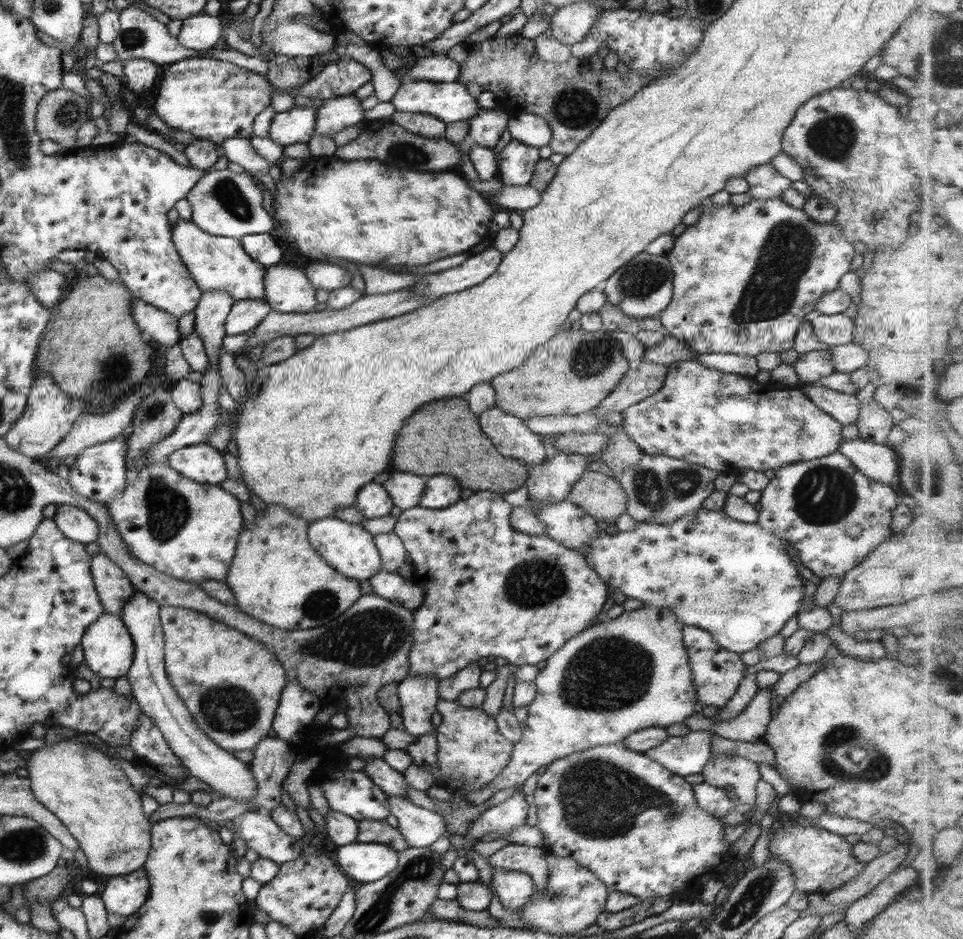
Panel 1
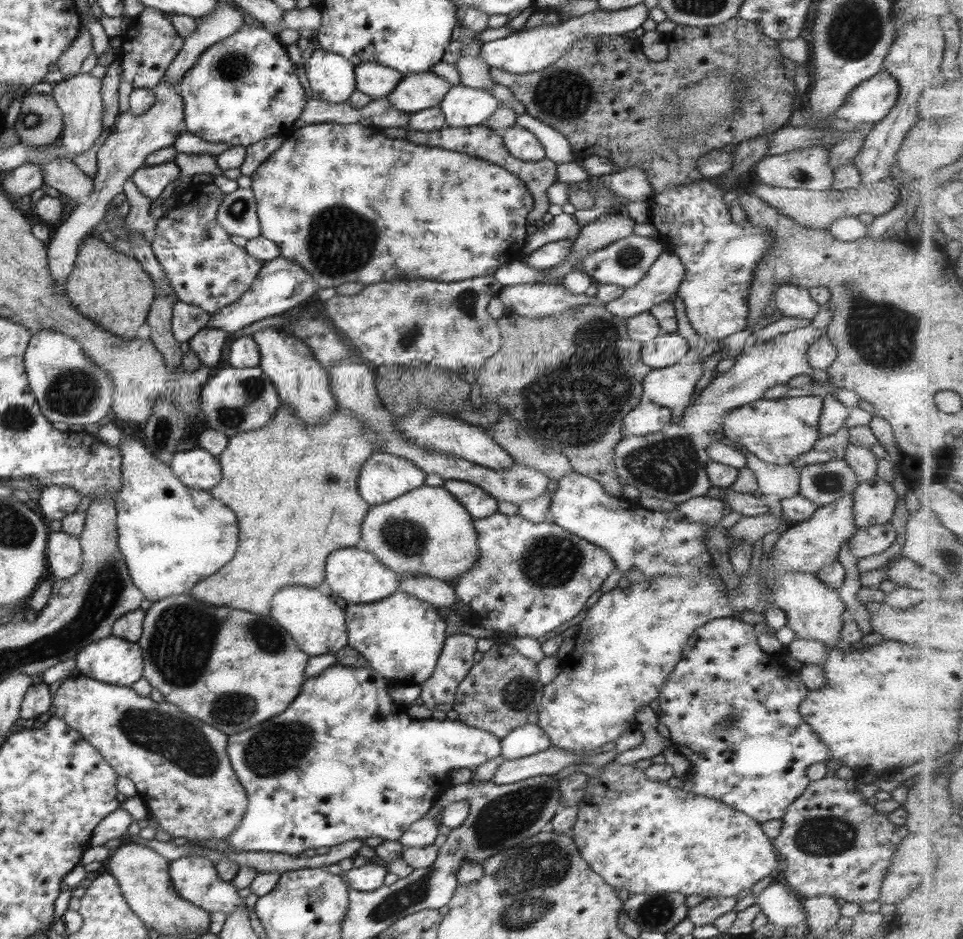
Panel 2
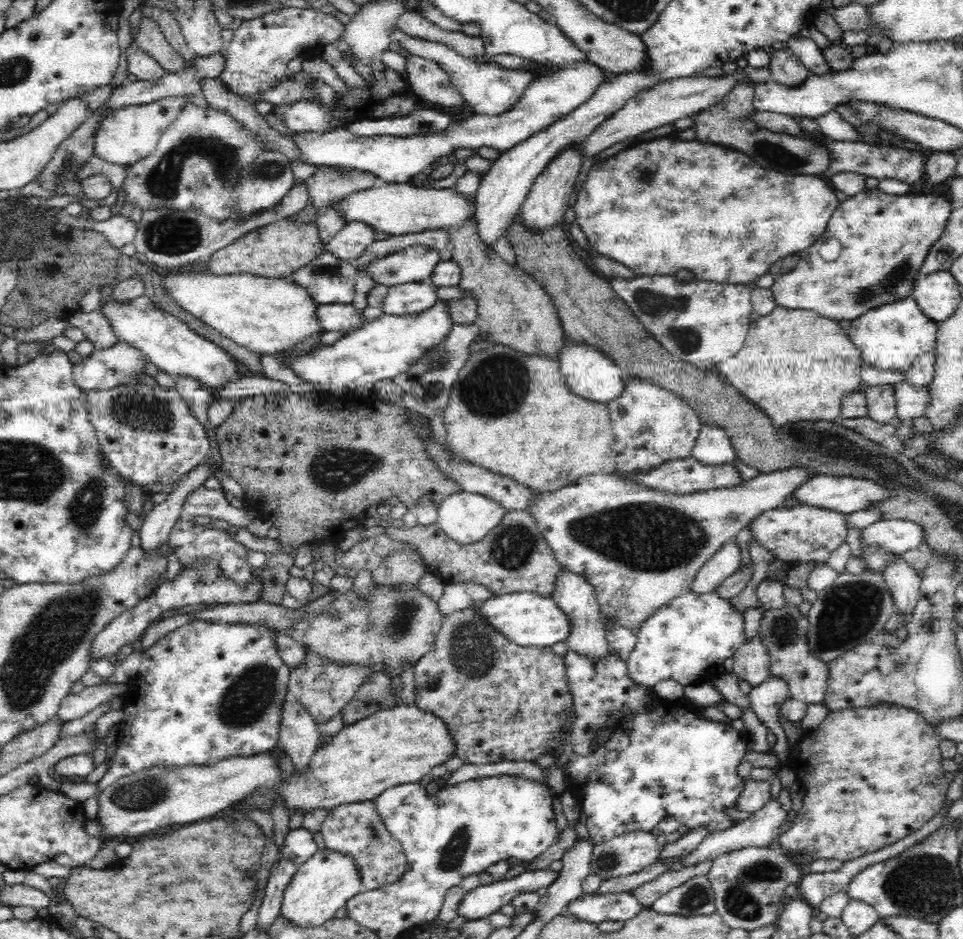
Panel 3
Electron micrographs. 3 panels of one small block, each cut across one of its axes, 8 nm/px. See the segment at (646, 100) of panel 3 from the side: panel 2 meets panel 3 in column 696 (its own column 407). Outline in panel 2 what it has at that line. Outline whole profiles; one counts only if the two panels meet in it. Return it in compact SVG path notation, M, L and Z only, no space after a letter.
M433 73L405 74L388 94L387 100L396 111L409 116L411 113L438 106L451 87L444 78Z

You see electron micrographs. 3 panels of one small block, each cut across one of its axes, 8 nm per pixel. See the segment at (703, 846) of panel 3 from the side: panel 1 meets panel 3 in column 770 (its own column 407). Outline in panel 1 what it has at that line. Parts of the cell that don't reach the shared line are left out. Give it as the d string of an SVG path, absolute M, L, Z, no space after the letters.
M386 795L386 801L389 815L397 819L396 830L409 847L429 847L445 833L444 821L435 811L419 808L405 797Z

